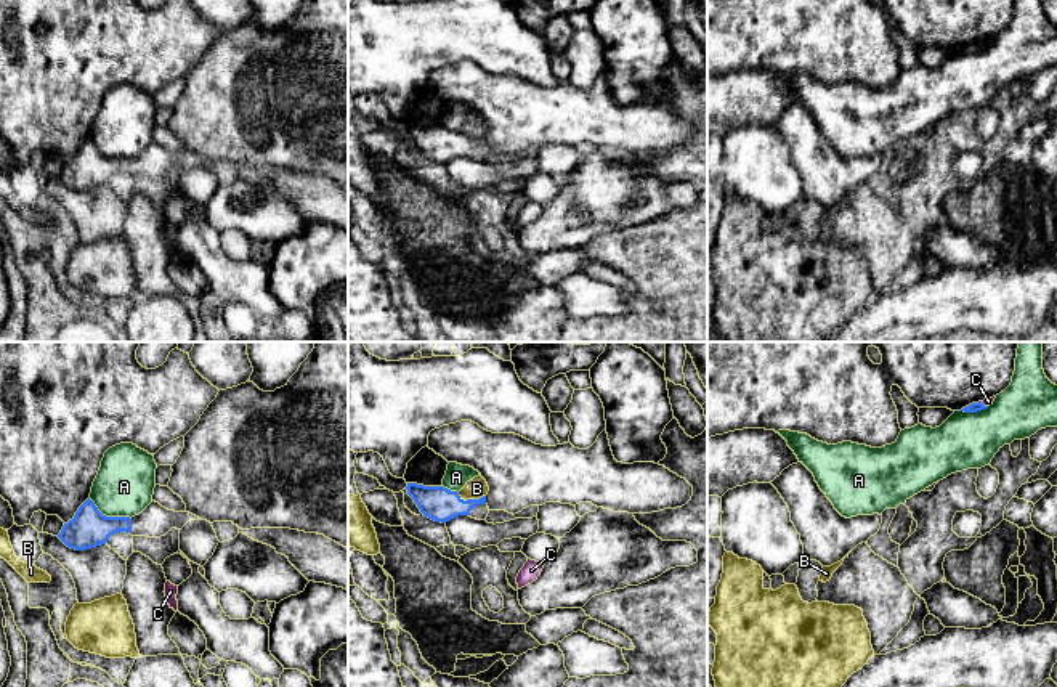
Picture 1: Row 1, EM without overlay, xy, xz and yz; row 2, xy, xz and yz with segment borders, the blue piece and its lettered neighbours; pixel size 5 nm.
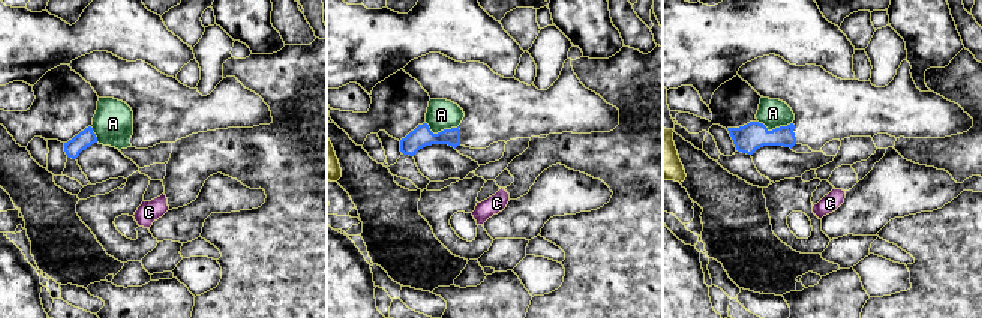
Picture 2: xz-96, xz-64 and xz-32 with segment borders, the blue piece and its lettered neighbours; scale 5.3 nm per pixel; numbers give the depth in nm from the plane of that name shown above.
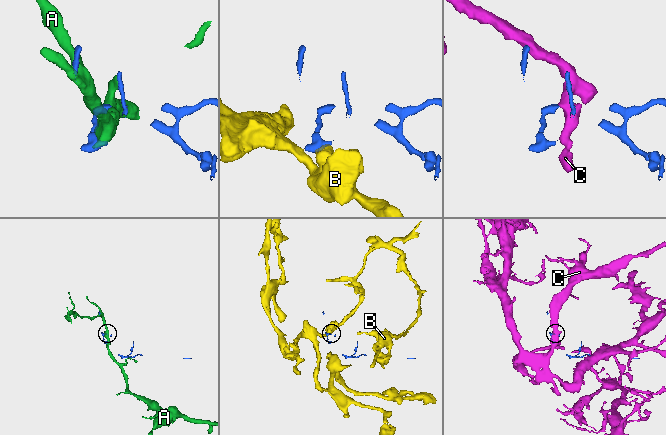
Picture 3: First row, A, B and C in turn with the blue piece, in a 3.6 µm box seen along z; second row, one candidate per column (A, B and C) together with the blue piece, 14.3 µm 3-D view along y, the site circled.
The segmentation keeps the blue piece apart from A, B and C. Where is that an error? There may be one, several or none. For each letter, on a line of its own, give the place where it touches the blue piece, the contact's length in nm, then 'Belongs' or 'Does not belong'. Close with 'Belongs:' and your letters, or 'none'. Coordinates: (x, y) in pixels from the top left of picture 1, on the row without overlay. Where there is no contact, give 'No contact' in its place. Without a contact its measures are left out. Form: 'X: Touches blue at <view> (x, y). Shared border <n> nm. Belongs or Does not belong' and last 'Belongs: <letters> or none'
A: Touches blue at xy (109, 158). Shared border 240 nm. Does not belong
B: Touches blue at xz (472, 140). Shared border 140 nm. Does not belong
C: Touches blue at yz (982, 44). Shared border 50 nm. Does not belong
Belongs: none

